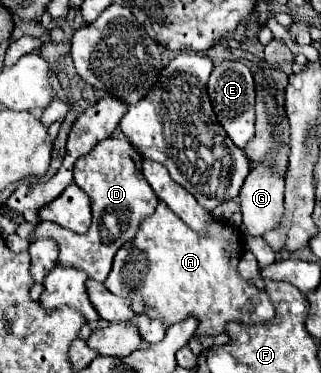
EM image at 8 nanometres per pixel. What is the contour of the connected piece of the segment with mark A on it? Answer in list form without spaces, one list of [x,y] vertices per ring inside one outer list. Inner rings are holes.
[[[159,201],[155,213],[141,219],[135,239],[125,243],[117,251],[113,269],[109,277],[103,281],[103,285],[111,293],[127,295],[137,315],[147,313],[149,317],[163,317],[167,327],[193,315],[199,319],[197,335],[219,335],[221,331],[225,331],[227,321],[243,321],[247,325],[253,325],[259,321],[267,321],[275,315],[275,309],[267,293],[259,291],[255,285],[251,285],[239,275],[237,263],[243,253],[245,253],[245,237],[229,223],[211,219],[207,225],[207,233],[195,233],[163,201]]]

